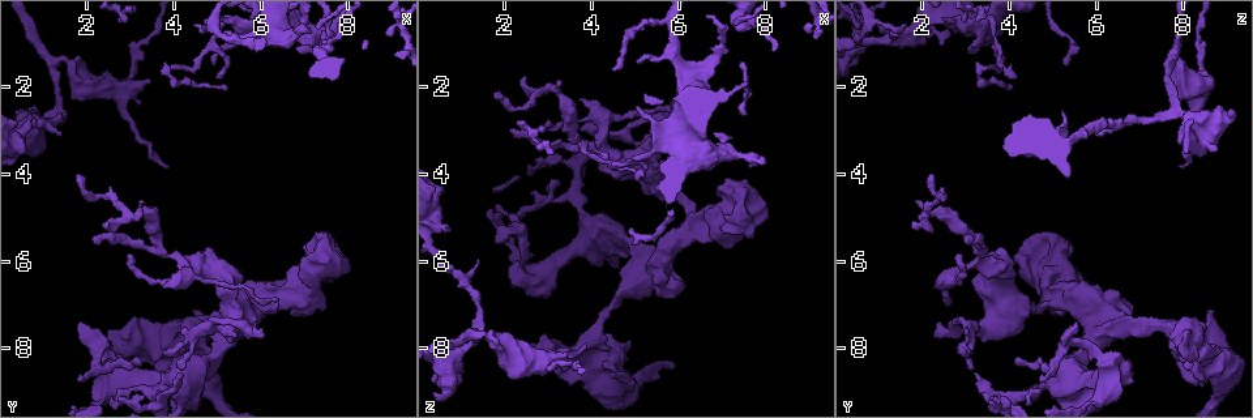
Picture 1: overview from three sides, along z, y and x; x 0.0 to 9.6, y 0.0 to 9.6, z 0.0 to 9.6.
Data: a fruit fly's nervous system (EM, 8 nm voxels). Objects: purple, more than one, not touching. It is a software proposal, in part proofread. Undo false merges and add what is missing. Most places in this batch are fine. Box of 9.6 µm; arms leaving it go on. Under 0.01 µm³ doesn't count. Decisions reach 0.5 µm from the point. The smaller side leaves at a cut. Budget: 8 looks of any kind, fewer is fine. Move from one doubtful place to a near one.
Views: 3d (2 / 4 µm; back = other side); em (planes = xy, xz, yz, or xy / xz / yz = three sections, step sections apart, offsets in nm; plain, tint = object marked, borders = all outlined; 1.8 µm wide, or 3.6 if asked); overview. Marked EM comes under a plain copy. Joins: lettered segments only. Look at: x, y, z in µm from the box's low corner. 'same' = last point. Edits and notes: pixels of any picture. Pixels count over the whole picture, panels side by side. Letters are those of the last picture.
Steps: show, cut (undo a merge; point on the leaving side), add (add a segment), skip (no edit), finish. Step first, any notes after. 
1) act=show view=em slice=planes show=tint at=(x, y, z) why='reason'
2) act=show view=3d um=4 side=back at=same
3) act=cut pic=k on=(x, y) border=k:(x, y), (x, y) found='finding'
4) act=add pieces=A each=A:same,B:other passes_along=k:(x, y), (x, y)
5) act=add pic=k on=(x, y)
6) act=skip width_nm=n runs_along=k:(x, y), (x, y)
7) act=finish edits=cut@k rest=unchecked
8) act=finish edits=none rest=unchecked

act=show view=3d um=2 at=(6.80, 1.20, 3.00) why='thick end'

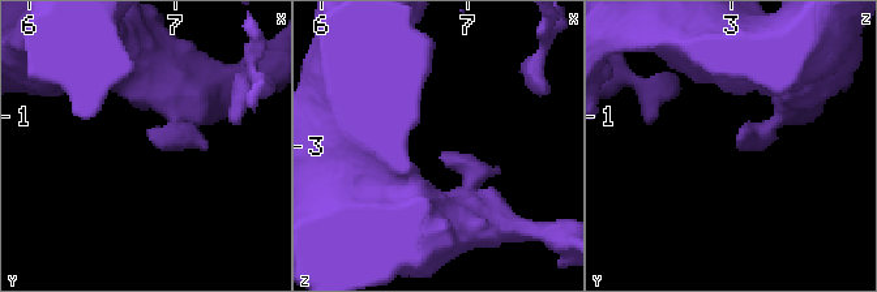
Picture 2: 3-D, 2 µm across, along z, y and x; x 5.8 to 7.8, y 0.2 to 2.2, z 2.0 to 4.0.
act=show view=em slice=planes show=borders at=(6.84, 1.18, 3.06)

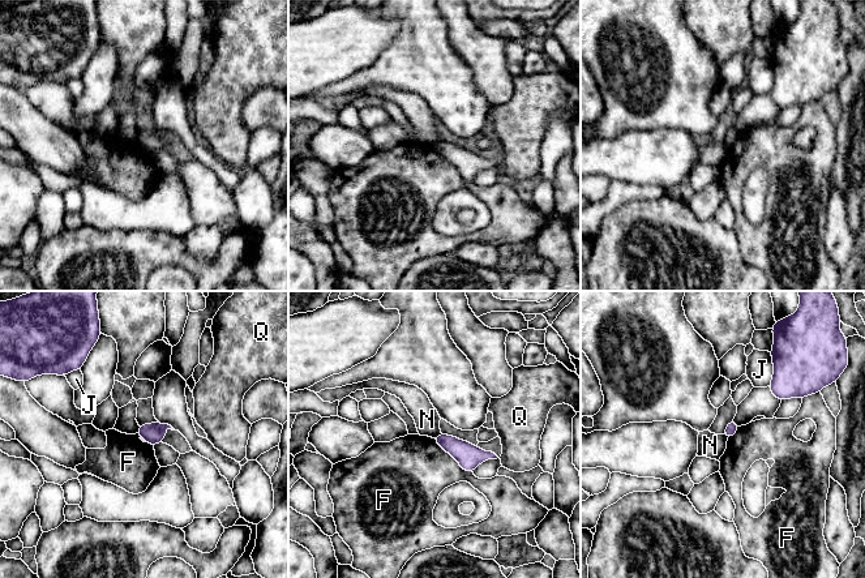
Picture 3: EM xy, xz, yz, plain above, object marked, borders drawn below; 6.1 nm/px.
act=skip longest_contact=F:340nm each=F:other,J:other,N:other,Q:other border=3:(441, 433), (432, 437) found='no lettered segment goes on from it'

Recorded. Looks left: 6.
act=show view=3d um=2 at=(8.90, 0.90, 0.55) why='branch stops here'

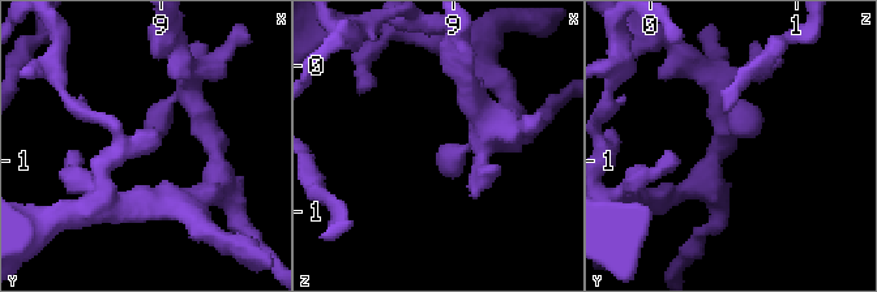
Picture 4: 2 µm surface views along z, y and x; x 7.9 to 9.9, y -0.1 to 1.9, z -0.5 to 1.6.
act=show view=em slice=planes show=borders at=(8.90, 0.84, 0.62)

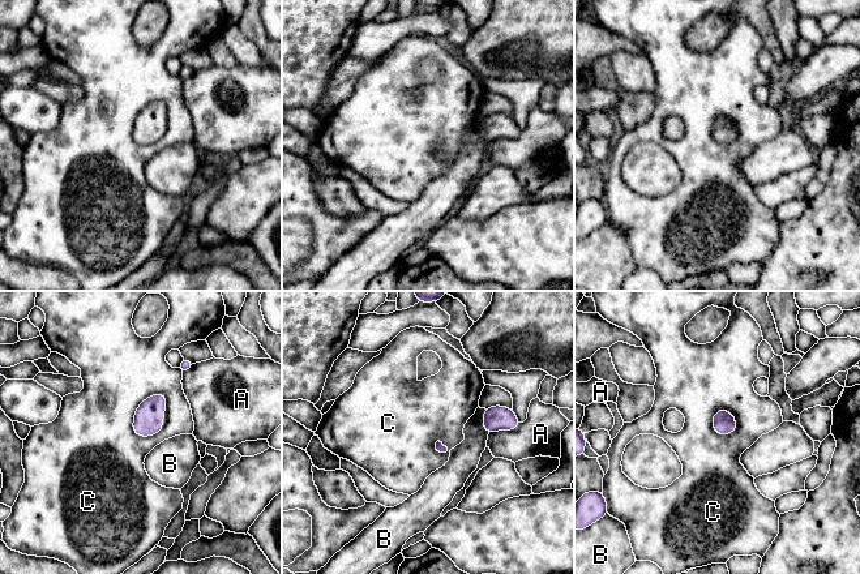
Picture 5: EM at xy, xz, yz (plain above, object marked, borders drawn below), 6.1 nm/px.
act=skip each=A:other,B:other,C:other border=5:(163, 393), (137, 407), (135, 435) found='none of them fits'

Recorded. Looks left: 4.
act=show view=3d um=4 at=(2.50, 5.20, 1.80) why='tapers out'

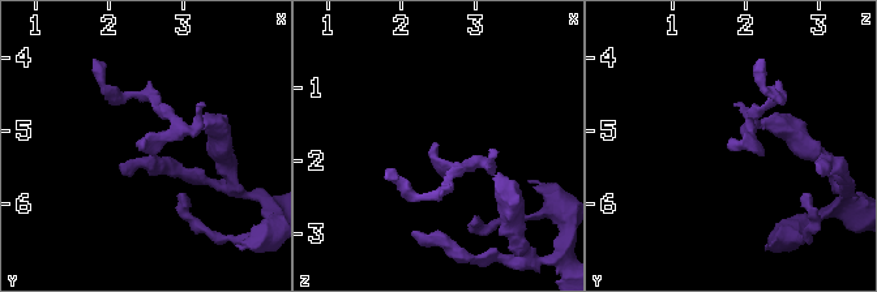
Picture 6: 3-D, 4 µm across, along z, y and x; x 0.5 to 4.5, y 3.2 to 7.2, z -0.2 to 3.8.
act=show view=em slice=planes show=borders at=(2.45, 5.20, 1.75) why='now the EM'

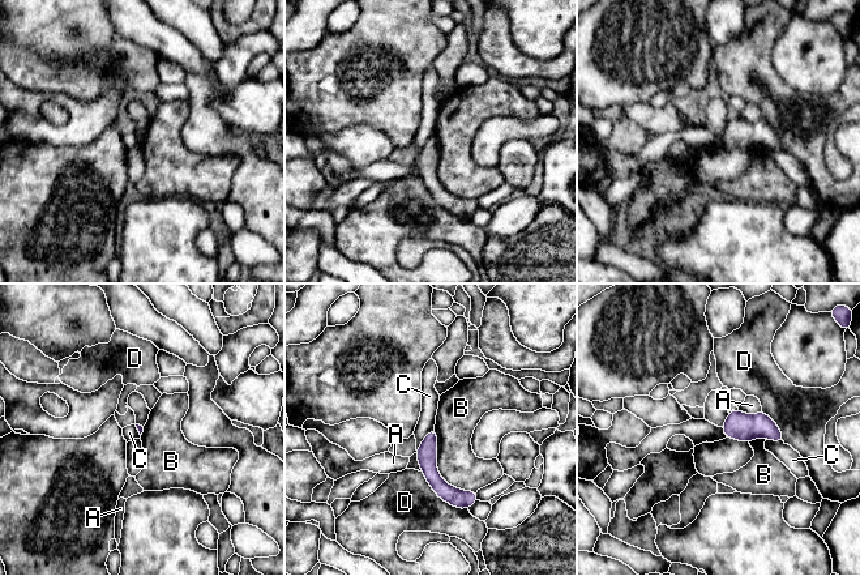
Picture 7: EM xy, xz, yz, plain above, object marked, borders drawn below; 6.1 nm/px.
act=skip each=A:other,B:other,C:other,D:other runs_along=7:(431, 434), (430, 472), (458, 503) found='no lettered segment goes on from it'

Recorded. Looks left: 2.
act=finish edits=none rest=unchecked

